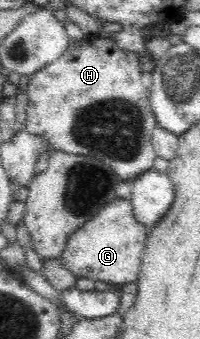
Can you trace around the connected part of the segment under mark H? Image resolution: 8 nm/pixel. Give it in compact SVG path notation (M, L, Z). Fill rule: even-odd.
M107 34L70 40L59 59L30 76L26 94L25 130L31 135L44 137L50 149L99 158L115 171L121 181L132 182L143 172L153 169L156 153L151 137L157 122L149 105L148 83L142 77L139 54L121 50Z

